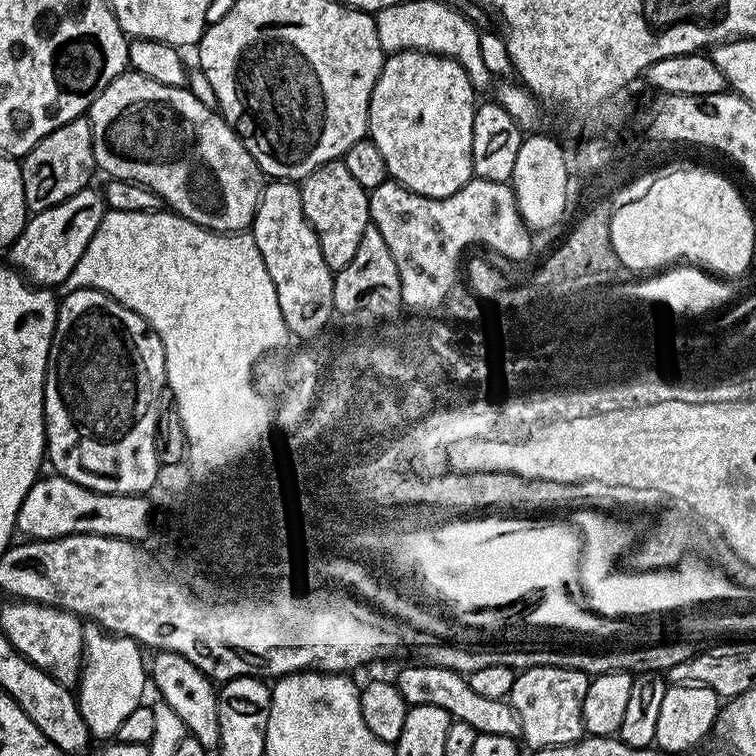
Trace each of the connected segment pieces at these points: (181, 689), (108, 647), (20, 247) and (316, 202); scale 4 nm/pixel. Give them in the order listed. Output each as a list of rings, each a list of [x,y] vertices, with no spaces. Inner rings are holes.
[[[157,651],[153,656],[156,657],[150,660],[150,684],[153,689],[156,687],[160,691],[159,699],[178,714],[178,718],[185,724],[187,735],[198,738],[204,748],[219,749],[217,685],[180,653]]]
[[[95,622],[84,624],[83,628],[84,661],[81,664],[80,683],[76,687],[77,704],[83,721],[88,726],[89,733],[93,737],[106,740],[115,737],[122,721],[138,707],[143,705],[144,694],[148,691],[148,670],[146,660],[142,658],[142,648],[133,638],[125,635],[106,633]]]
[[[89,186],[78,190],[78,194],[58,202],[58,206],[50,206],[41,212],[31,213],[27,222],[24,223],[22,234],[18,234],[18,238],[6,250],[7,263],[27,281],[49,290],[59,289],[66,282],[66,278],[70,278],[70,270],[78,266],[78,258],[82,258],[86,246],[90,246],[90,238],[94,238],[94,230],[98,230],[105,211],[103,191],[99,187]]]
[[[332,160],[328,164],[318,166],[309,176],[305,176],[300,184],[302,194],[302,210],[310,222],[310,226],[316,231],[318,246],[322,246],[322,258],[326,258],[326,266],[333,270],[339,270],[354,258],[358,250],[358,242],[362,242],[362,230],[370,223],[368,219],[368,192],[354,180],[350,171],[340,160]]]

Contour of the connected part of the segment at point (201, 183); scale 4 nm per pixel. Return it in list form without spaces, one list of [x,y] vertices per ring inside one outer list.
[[[125,70],[118,78],[114,78],[114,82],[110,82],[106,86],[106,90],[102,90],[102,94],[98,94],[98,98],[94,98],[94,102],[88,107],[86,119],[92,123],[92,141],[94,142],[96,167],[101,173],[105,172],[105,177],[113,180],[131,180],[134,184],[149,188],[151,192],[160,196],[161,201],[171,211],[184,216],[198,226],[207,228],[209,232],[230,233],[251,229],[252,220],[256,216],[256,211],[260,205],[260,196],[264,193],[266,177],[254,162],[254,158],[246,150],[246,146],[237,138],[235,130],[227,124],[219,111],[215,108],[202,106],[202,102],[198,102],[198,98],[194,98],[194,94],[188,91],[187,87],[166,86],[162,82],[154,82],[154,78],[146,78],[137,72]]]

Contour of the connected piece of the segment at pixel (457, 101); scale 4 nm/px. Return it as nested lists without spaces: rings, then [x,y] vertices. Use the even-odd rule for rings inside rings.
[[[394,52],[385,59],[370,94],[368,136],[385,162],[387,175],[395,183],[430,198],[446,198],[474,179],[472,143],[478,89],[470,82],[466,70],[445,56],[433,52]]]

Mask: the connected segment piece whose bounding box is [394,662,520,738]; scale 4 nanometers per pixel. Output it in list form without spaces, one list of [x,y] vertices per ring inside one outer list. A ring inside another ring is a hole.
[[[423,662],[408,664],[397,676],[394,676],[396,689],[409,706],[442,706],[452,715],[453,720],[470,722],[479,734],[506,734],[516,738],[520,736],[520,720],[508,700],[485,698],[471,688],[467,675],[454,670],[442,670],[442,666],[430,666]]]

